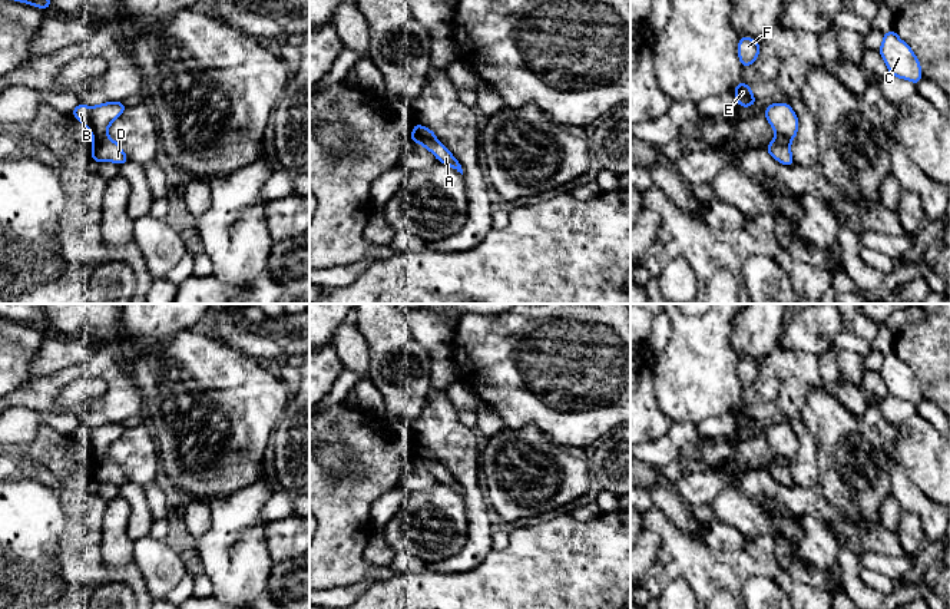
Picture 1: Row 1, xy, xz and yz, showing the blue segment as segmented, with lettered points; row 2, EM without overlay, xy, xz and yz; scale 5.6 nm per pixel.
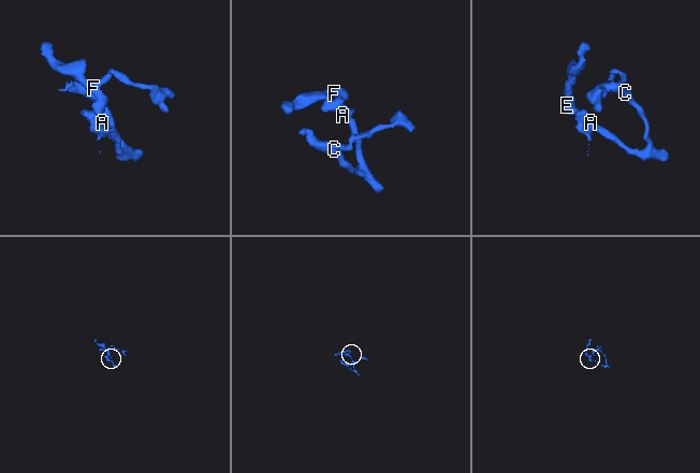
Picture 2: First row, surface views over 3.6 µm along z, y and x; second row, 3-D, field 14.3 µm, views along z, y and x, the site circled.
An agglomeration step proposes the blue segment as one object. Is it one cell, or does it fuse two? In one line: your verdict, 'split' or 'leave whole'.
split

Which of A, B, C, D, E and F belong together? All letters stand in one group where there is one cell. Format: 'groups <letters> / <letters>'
groups A B C E F / D

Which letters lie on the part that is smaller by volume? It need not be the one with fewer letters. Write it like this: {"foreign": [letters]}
{"foreign": ["D"]}

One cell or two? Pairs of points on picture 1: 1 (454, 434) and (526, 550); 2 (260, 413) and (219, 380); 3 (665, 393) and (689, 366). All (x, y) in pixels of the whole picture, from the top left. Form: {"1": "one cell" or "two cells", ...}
{"1": "two cells", "2": "one cell", "3": "one cell"}

